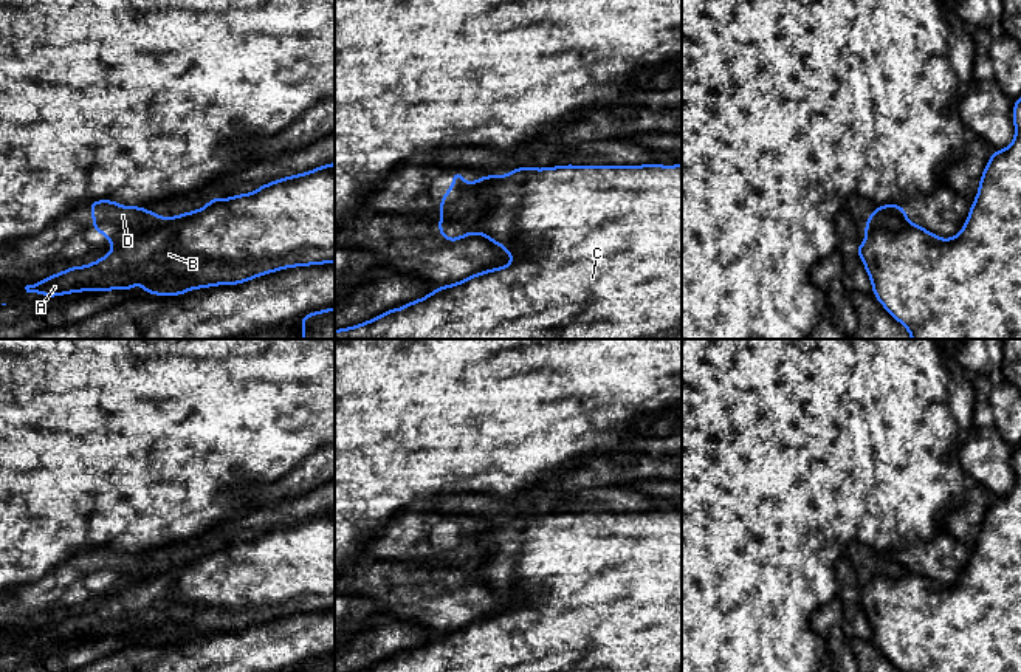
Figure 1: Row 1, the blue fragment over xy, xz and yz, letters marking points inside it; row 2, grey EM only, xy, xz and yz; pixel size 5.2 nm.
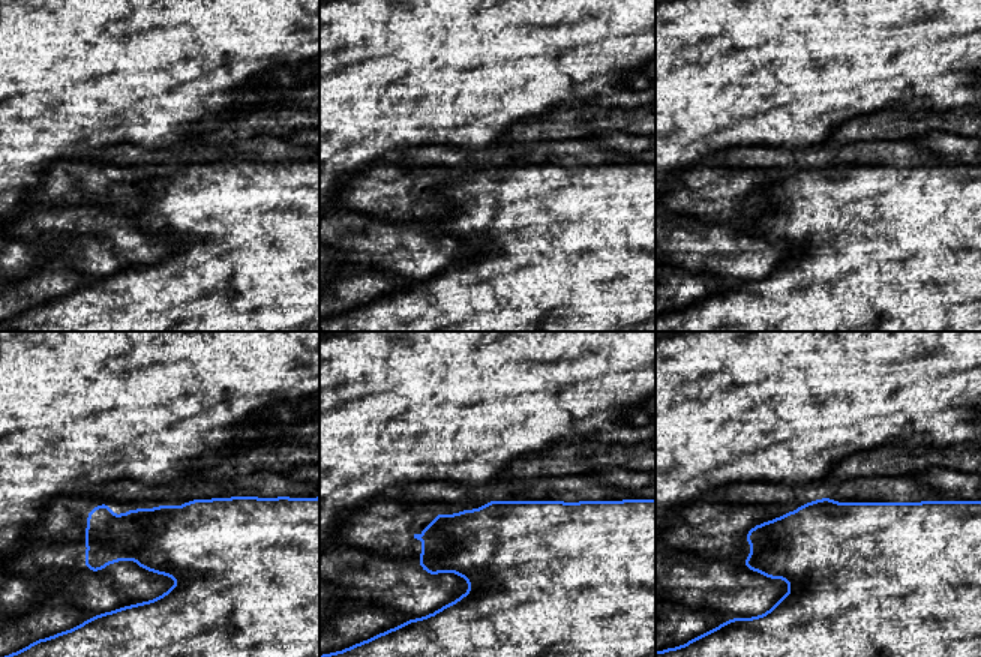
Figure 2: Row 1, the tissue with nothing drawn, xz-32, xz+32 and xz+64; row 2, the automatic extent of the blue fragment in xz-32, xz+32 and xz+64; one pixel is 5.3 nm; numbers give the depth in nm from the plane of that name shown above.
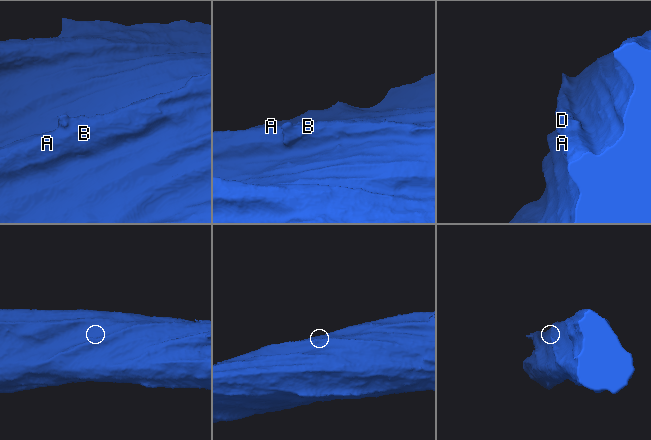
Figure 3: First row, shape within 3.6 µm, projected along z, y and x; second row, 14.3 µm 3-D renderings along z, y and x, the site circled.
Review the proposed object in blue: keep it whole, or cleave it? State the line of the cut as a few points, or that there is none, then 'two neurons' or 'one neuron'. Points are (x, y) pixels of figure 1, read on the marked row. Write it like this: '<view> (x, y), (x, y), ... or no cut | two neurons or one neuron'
xz (539, 169), (488, 185), (482, 191), (487, 216), (476, 233) | two neurons

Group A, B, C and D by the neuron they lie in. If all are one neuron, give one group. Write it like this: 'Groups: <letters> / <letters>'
Groups: A B C / D

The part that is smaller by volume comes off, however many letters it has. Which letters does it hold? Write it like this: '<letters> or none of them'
D

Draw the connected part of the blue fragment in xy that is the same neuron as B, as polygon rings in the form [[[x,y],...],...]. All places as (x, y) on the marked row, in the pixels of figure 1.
[[[330,163],[262,184],[251,194],[211,197],[205,207],[187,212],[177,226],[125,242],[93,263],[68,266],[25,290],[51,299],[82,291],[130,291],[139,283],[144,294],[181,296],[191,290],[239,285],[287,268],[333,262],[335,163]]]

